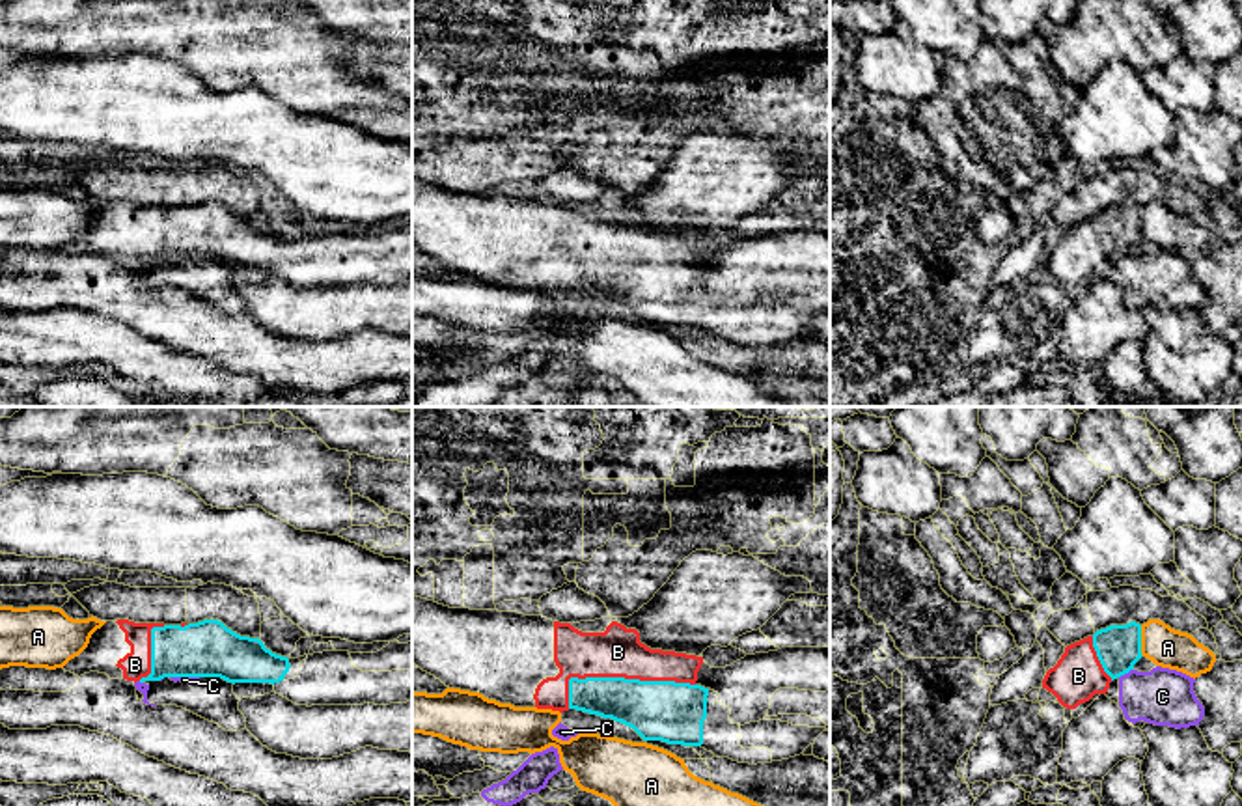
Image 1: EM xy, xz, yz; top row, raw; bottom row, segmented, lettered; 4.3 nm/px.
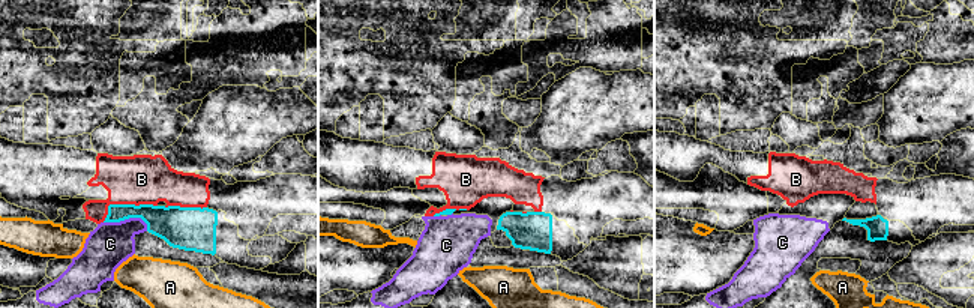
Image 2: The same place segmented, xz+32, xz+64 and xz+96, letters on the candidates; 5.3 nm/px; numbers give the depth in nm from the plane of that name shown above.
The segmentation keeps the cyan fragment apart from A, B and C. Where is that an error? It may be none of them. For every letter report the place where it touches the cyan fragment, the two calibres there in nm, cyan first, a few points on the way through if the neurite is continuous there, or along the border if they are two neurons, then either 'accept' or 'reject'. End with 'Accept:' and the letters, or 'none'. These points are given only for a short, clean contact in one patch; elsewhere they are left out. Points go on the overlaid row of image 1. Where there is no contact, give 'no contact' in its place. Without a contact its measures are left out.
A: contact yz (1140, 640); calibres 190 and 170 nm; border yz (1140, 625), (1140, 652), (1144, 655); reject
B: contact xz (618, 678); calibres 260 and 220 nm; accept
C: contact yz (1125, 672); calibres 190 and 240 nm; border yz (1132, 668), (1119, 678); reject
Accept: B

